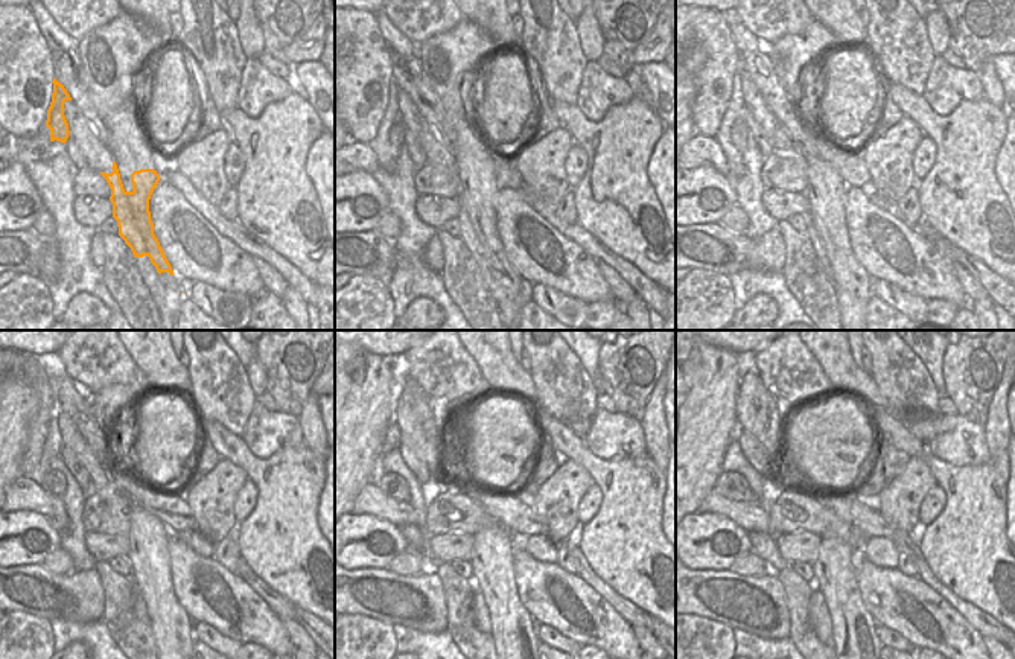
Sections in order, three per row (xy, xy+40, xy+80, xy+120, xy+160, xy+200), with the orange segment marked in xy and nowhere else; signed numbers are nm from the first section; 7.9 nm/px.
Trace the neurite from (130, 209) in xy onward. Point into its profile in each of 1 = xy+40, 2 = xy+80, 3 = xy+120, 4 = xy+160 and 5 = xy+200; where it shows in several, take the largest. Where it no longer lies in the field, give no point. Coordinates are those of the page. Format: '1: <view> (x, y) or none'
1: xy+40 (477, 218)
2: xy+80 (828, 233)
3: xy+120 (148, 556)
4: xy+160 (492, 559)
5: xy+200 (834, 568)

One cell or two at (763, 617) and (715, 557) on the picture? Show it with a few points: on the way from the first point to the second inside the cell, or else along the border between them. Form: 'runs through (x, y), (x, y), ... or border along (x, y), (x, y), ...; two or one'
border along (691, 568), (728, 571); two

